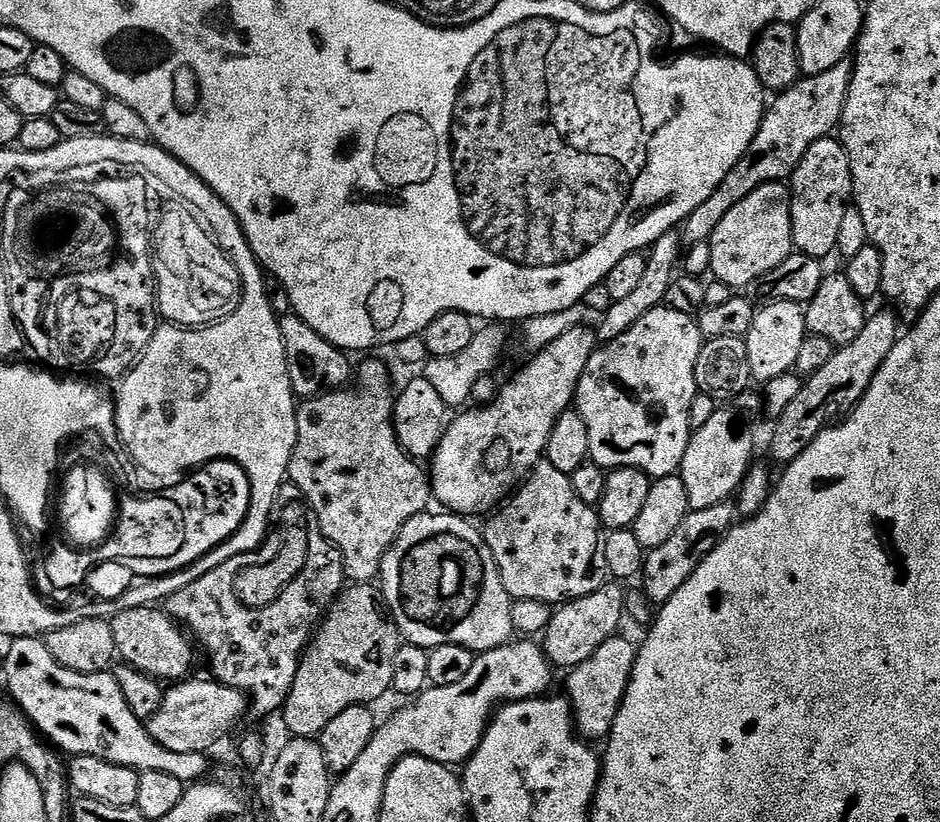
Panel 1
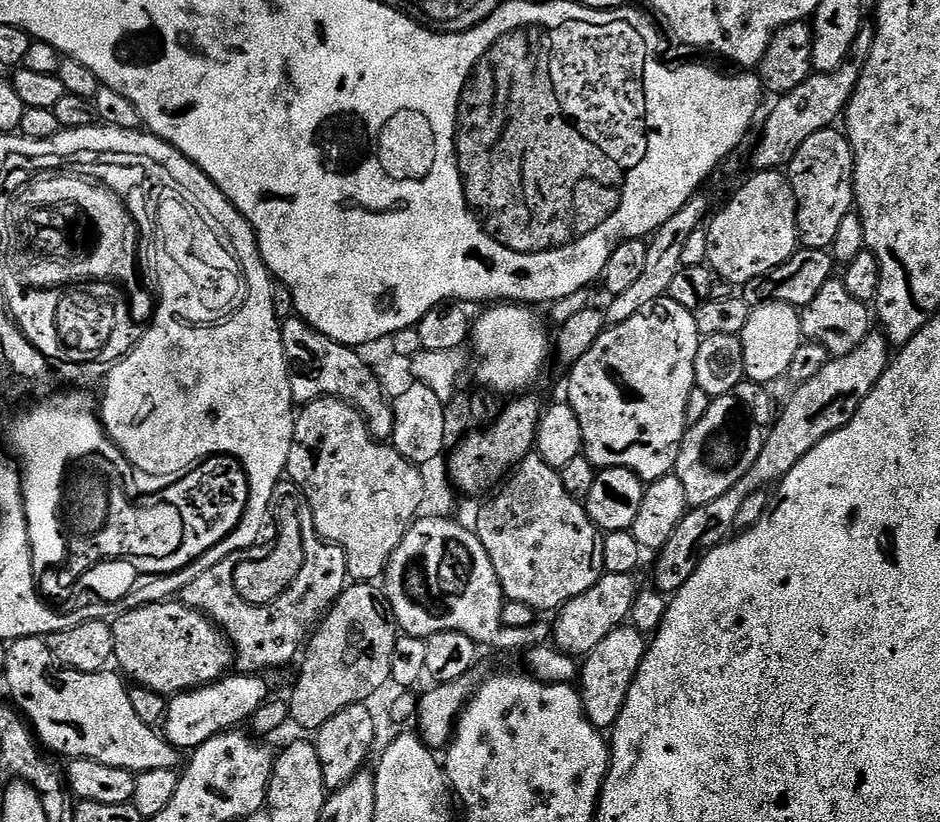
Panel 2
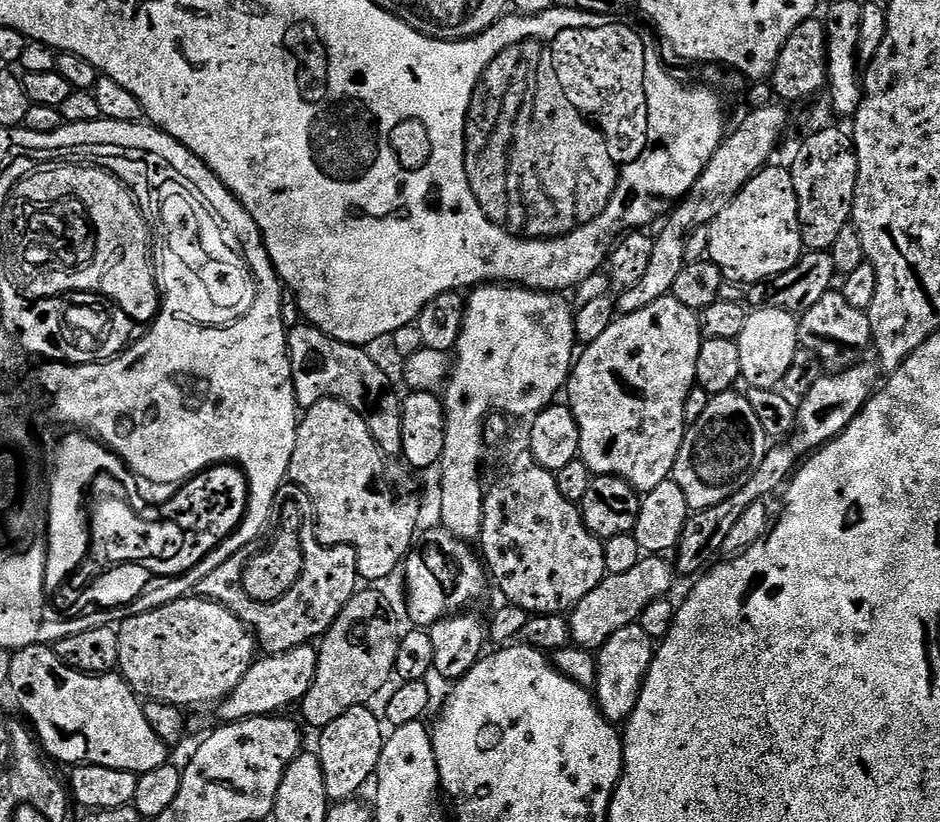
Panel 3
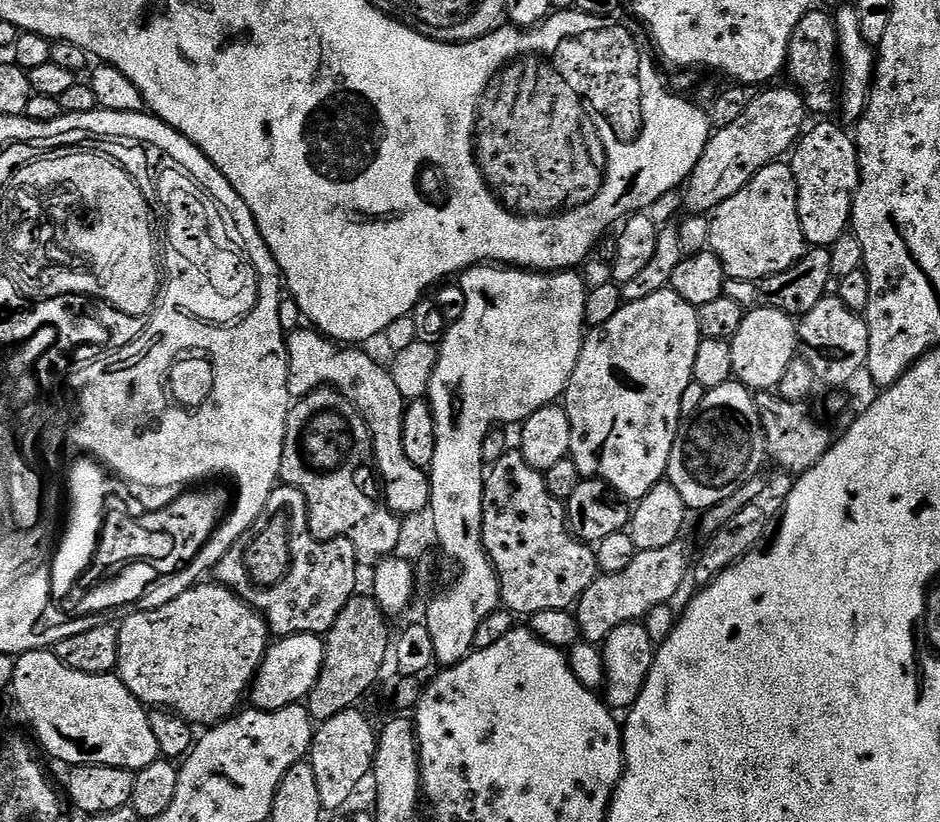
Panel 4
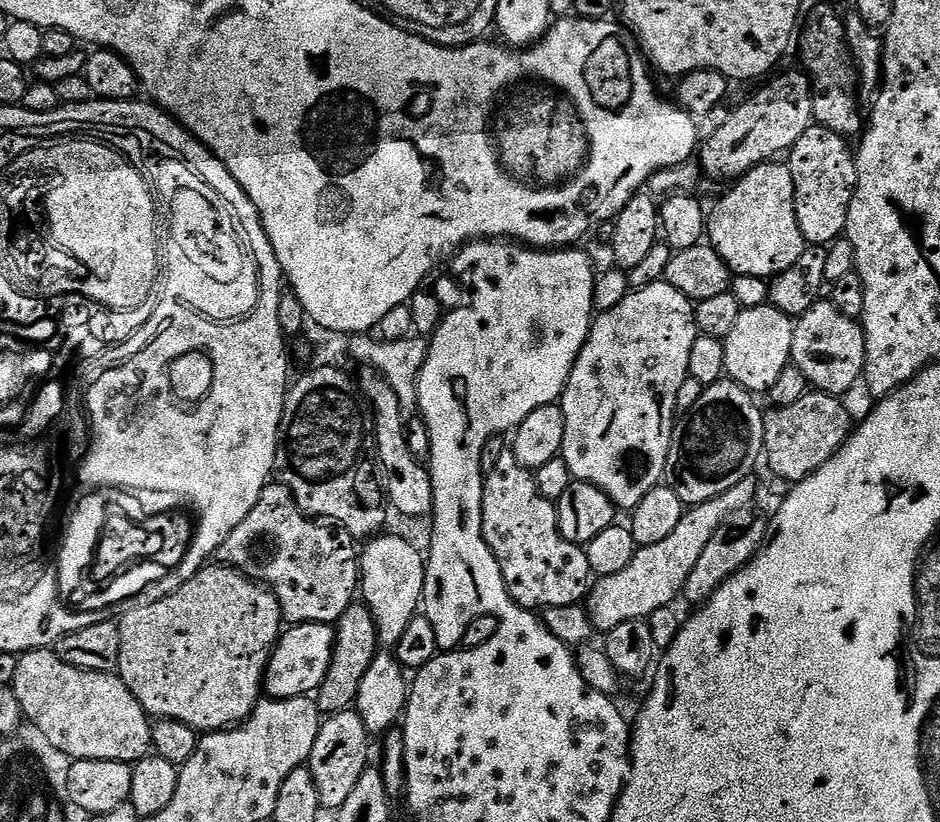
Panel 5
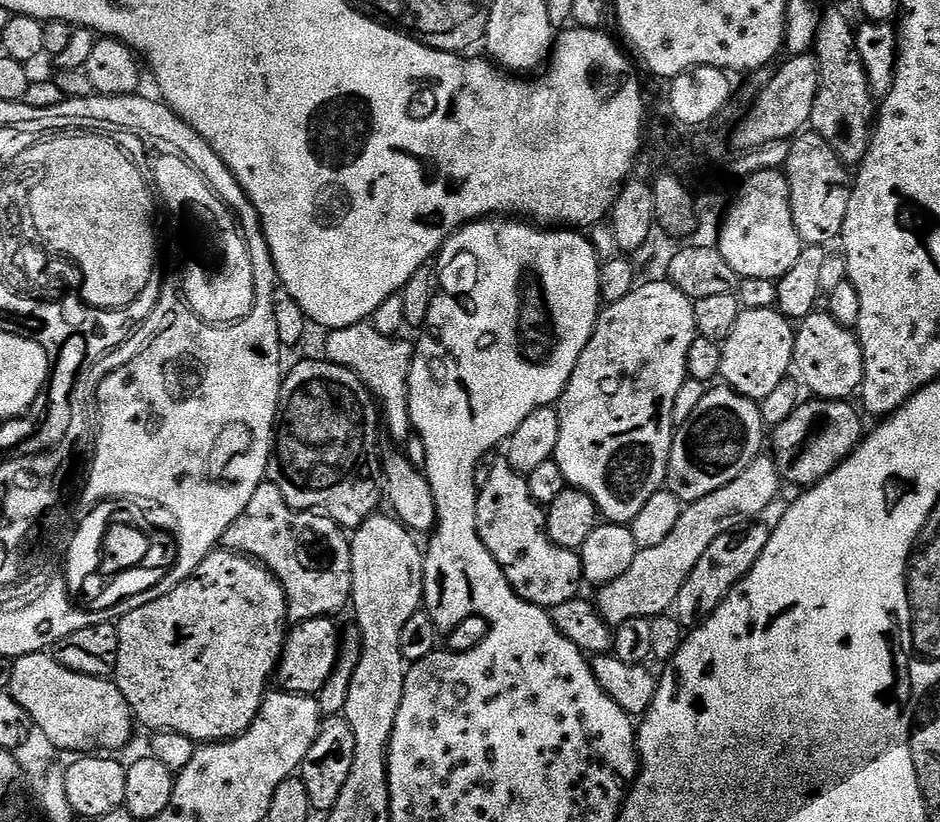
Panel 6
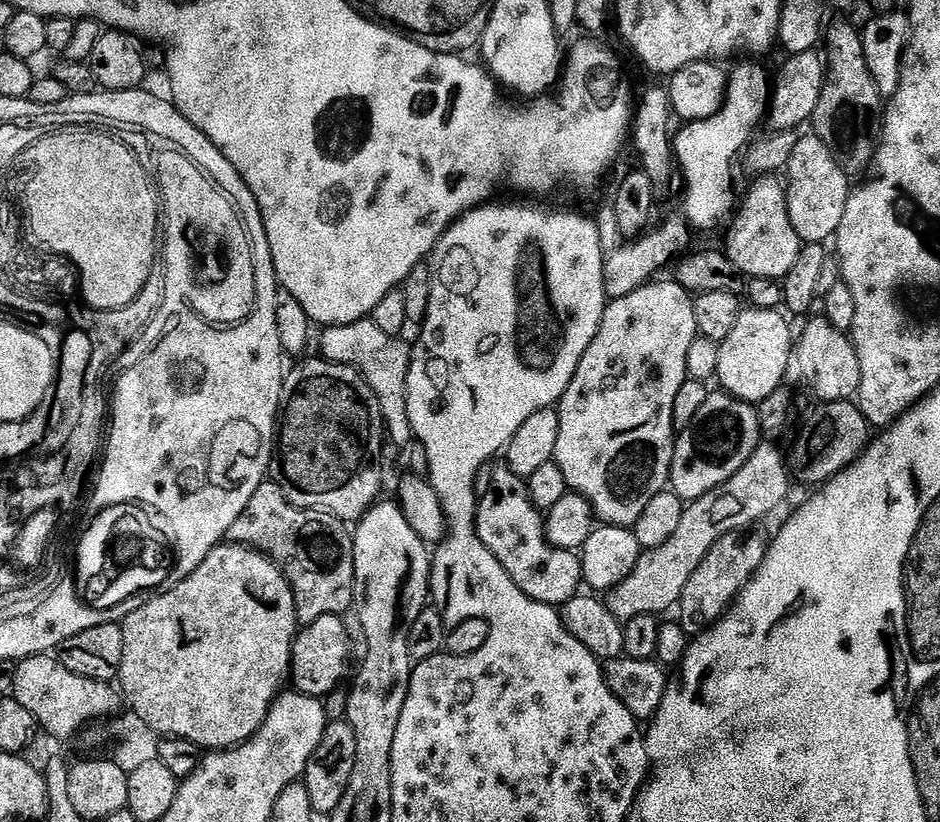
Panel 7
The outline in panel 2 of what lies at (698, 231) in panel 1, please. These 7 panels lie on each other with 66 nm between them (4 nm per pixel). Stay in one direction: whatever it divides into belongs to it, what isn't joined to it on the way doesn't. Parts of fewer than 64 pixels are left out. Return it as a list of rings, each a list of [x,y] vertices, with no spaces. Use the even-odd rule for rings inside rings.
[[[872,22],[861,24],[858,38],[854,38],[854,46],[850,46],[850,54],[833,72],[816,72],[808,76],[802,86],[790,90],[790,94],[779,97],[775,101],[772,113],[764,124],[764,137],[760,145],[752,152],[752,168],[770,172],[783,169],[798,154],[798,146],[810,138],[810,134],[818,134],[818,130],[833,127],[836,119],[845,115],[850,98],[862,78],[862,70],[870,58],[870,50],[874,50],[876,25]]]

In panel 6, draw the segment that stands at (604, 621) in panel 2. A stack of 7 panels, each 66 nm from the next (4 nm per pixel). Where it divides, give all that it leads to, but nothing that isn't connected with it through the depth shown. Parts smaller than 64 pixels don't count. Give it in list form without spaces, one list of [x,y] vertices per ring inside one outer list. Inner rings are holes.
[[[764,454],[749,468],[742,470],[730,486],[722,486],[722,490],[714,490],[714,494],[687,505],[678,526],[674,526],[662,546],[639,549],[634,566],[630,566],[622,578],[614,578],[614,582],[603,585],[597,591],[600,593],[594,596],[594,603],[601,617],[608,625],[615,626],[634,618],[657,618],[667,608],[669,611],[675,605],[678,590],[682,590],[714,538],[758,518],[766,506],[781,495],[781,487],[780,469],[776,467],[775,459]]]

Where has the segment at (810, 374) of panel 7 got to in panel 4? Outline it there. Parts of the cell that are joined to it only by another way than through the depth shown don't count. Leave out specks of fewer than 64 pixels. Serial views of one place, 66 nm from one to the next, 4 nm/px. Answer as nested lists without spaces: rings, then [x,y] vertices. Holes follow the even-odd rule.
[[[836,294],[824,295],[812,310],[799,317],[798,340],[803,347],[804,344],[808,347],[806,357],[821,385],[829,384],[832,390],[840,390],[843,384],[865,371],[870,346],[868,321],[846,306]]]

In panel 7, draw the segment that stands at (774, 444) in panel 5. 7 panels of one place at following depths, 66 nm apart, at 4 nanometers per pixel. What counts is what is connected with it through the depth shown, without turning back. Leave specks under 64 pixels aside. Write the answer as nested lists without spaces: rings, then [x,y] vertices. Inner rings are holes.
[[[830,400],[815,405],[817,408],[808,416],[808,421],[800,428],[800,437],[790,452],[790,472],[801,484],[823,486],[833,480],[842,470],[846,470],[863,454],[870,443],[870,425],[862,414],[859,403],[852,400]]]

